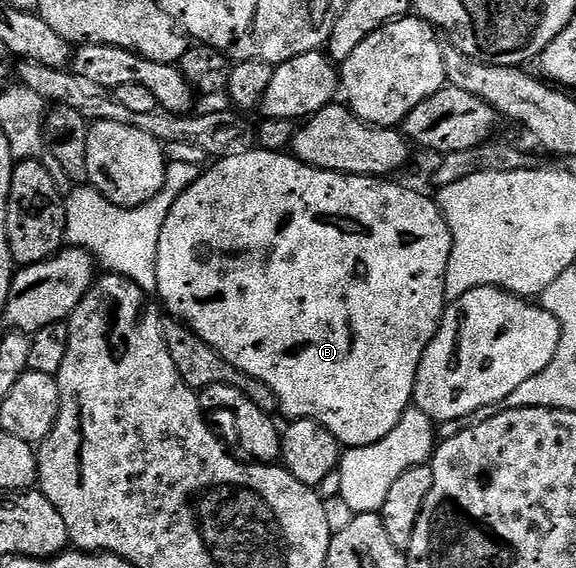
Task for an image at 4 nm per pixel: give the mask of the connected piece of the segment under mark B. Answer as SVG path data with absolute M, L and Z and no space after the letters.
M256 147L250 153L221 157L213 165L216 166L205 168L199 179L178 195L174 207L170 207L170 215L166 215L166 223L158 239L156 260L156 293L164 300L163 308L168 308L171 316L186 323L207 345L214 347L214 351L234 363L234 367L266 383L266 387L274 391L279 412L284 412L285 418L305 417L316 421L339 439L341 446L350 449L361 449L386 439L413 404L420 360L444 318L444 276L450 263L452 236L439 204L416 189L395 185L395 180L331 173L307 165L284 151L271 153L269 149Z

